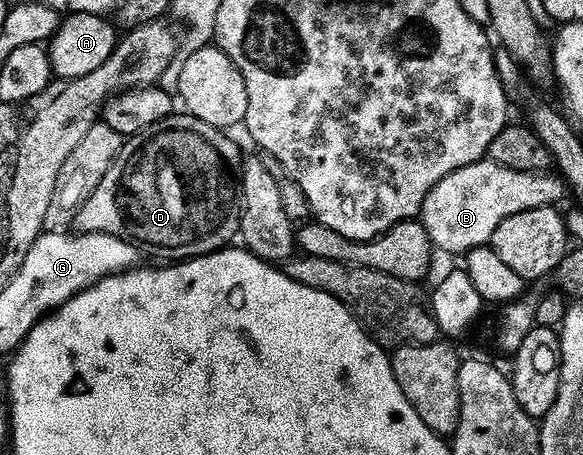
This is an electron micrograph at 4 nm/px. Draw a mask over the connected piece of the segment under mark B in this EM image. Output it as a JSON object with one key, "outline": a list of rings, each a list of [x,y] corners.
{"outline":[[[484,158],[448,173],[439,184],[435,184],[424,198],[419,221],[436,249],[439,247],[459,256],[473,247],[490,243],[495,228],[507,216],[556,205],[564,194],[567,194],[566,182],[556,173],[519,171]]]}

